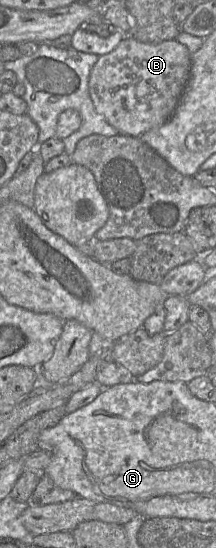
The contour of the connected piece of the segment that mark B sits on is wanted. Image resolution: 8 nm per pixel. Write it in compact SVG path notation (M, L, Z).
M125 36L108 54L99 56L89 76L88 90L95 111L119 134L139 137L173 115L191 71L191 54L175 39L142 43Z

